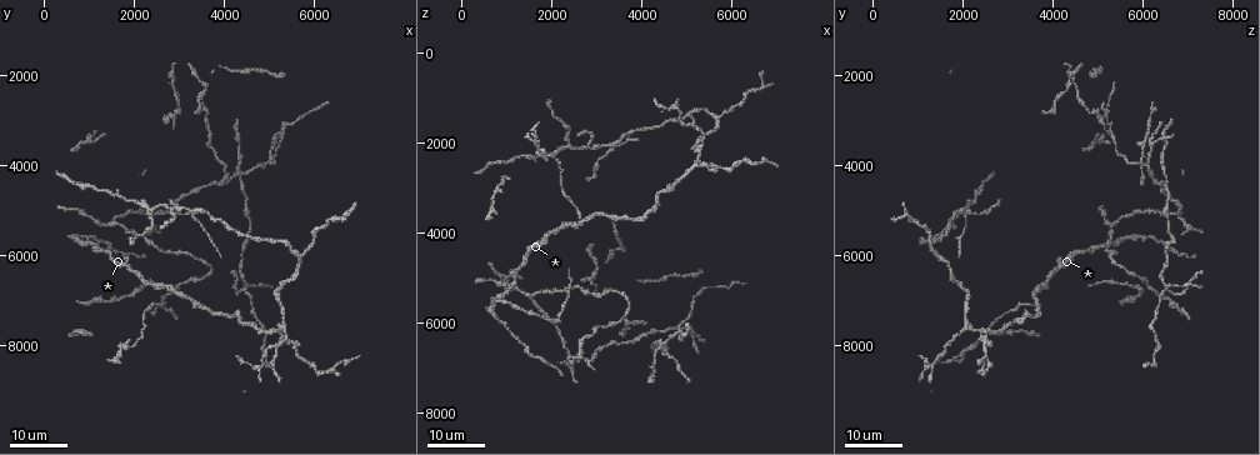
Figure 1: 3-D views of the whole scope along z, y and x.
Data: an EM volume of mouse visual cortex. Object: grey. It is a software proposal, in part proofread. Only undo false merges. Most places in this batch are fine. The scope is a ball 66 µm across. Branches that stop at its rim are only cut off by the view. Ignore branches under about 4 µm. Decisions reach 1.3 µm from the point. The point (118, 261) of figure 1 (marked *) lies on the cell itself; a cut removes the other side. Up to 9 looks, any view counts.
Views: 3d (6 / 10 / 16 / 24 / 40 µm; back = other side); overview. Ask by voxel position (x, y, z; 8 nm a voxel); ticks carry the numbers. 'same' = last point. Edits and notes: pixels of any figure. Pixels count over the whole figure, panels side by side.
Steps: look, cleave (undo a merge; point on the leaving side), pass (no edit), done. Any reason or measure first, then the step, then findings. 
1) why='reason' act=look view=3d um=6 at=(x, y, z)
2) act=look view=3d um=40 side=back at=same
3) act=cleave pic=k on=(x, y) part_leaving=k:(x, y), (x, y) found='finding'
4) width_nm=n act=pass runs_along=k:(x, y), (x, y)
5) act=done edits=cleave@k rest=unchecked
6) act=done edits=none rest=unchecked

why='arms part here' act=look view=3d um=24 at=(5400, 7550, 2000)

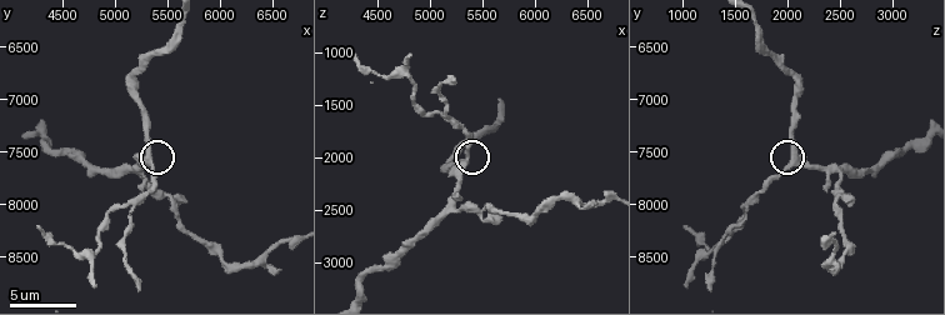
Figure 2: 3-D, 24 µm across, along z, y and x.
act=look view=3d um=10 at=(5320, 7560, 2040)

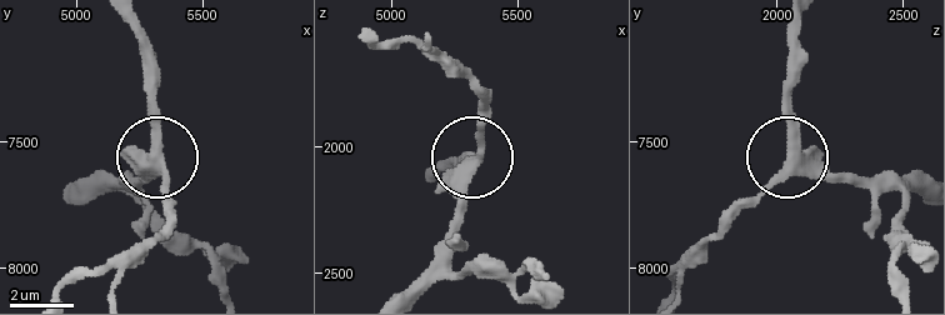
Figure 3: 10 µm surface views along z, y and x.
side_arm_um=18 act=pass runs_along=3:(923, 184), (858, 184), (788, 165), (715, 238) found='continuous, no second cell'

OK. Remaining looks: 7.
act=look view=3d um=24 at=(2700, 6700, 3650)

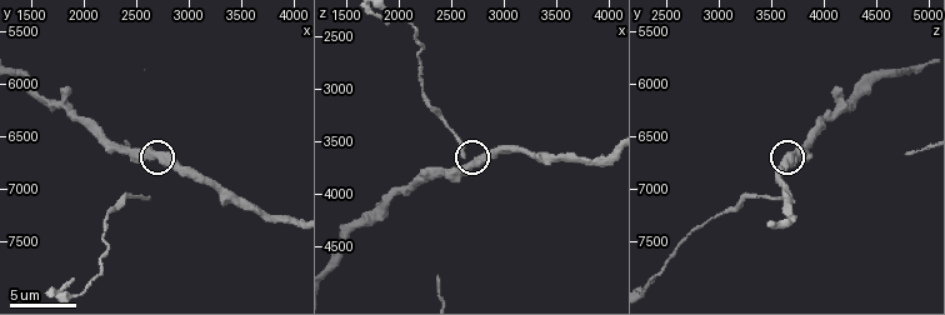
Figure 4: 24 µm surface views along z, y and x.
why='closer look' act=look view=3d um=6 at=(2740, 6740, 3680)

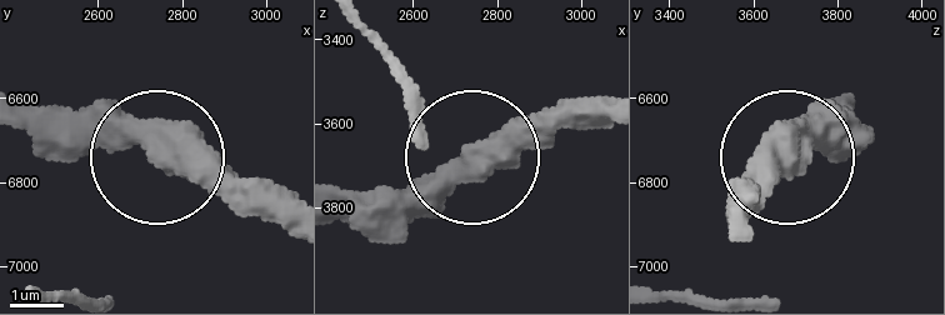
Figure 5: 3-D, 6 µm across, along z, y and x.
act=pass found='all the same cell'

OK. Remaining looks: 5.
why='arms run side by side' act=look view=3d um=24 at=(2400, 5000, 2050)

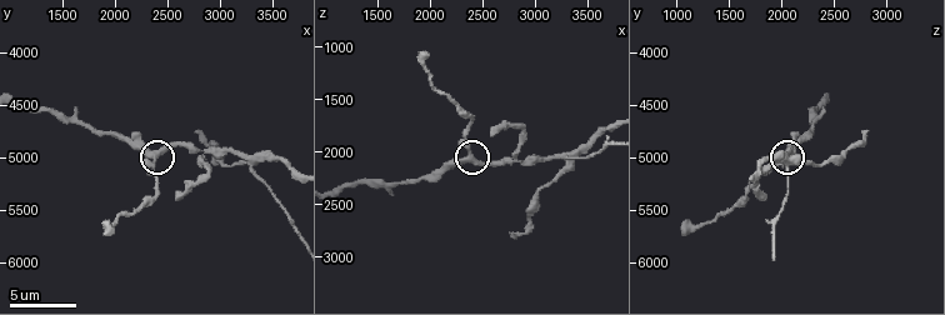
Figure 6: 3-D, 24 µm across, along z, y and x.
act=look view=3d um=6 at=(2400, 5020, 2020)

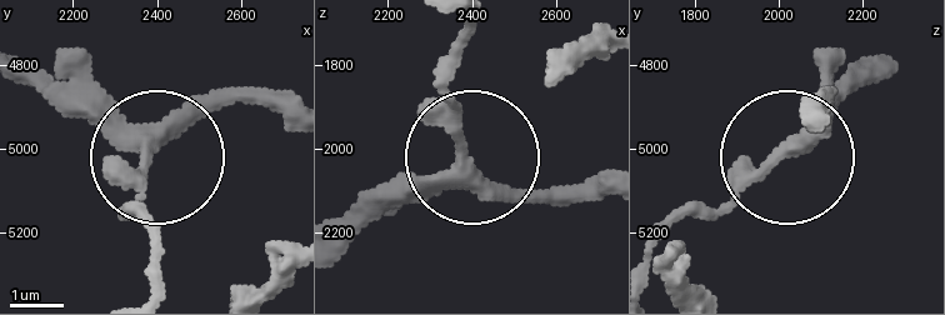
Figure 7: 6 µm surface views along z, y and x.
width_nm=270 act=pass runs_along=7:(598, 189), (490, 175), (440, 73) found='one cell here'

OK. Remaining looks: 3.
why='four-way junction' act=look view=3d um=6 at=(3320, 5060, 2120)

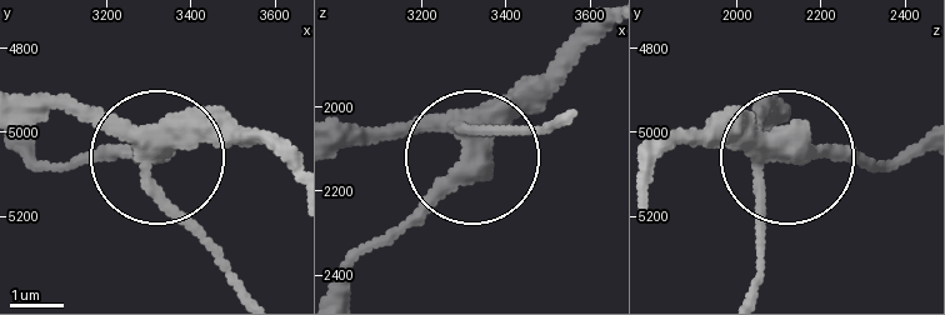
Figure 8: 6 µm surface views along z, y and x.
act=cleave pic=8 on=(168, 214) part_leaving=8:(138, 155), (231, 285) found='a second cell is stuck on'

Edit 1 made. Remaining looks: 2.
act=done edits=cleave@8 rest=unchecked

